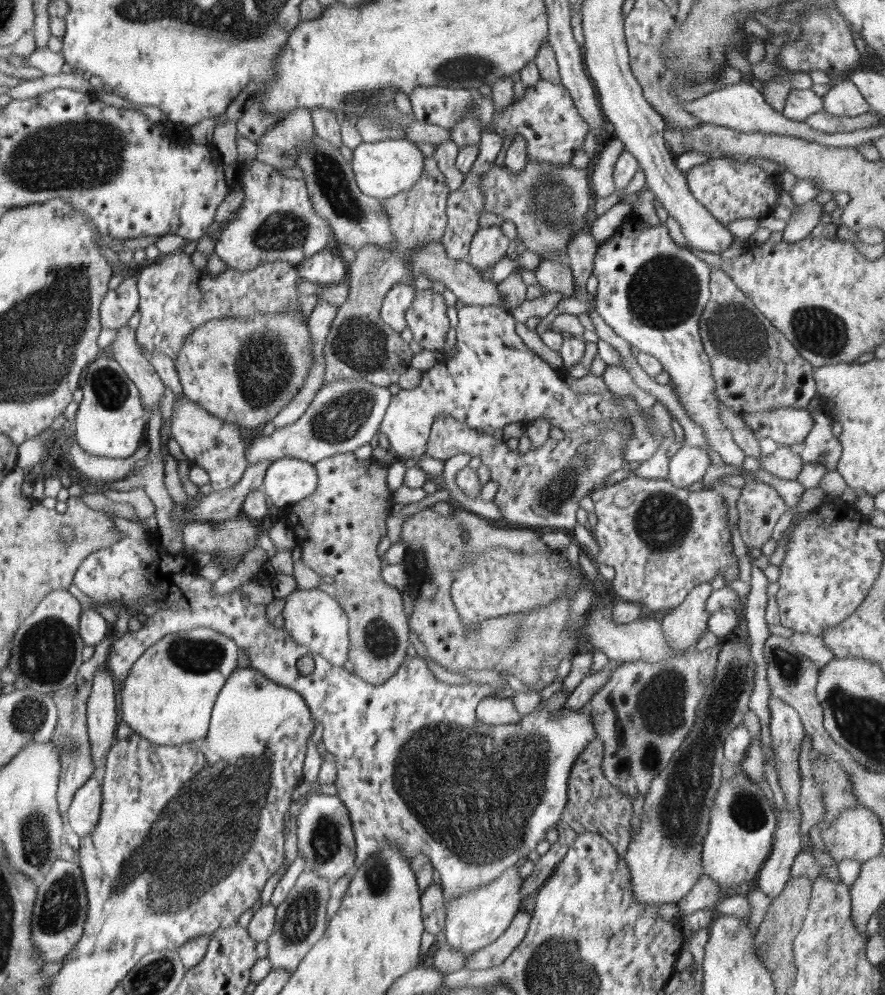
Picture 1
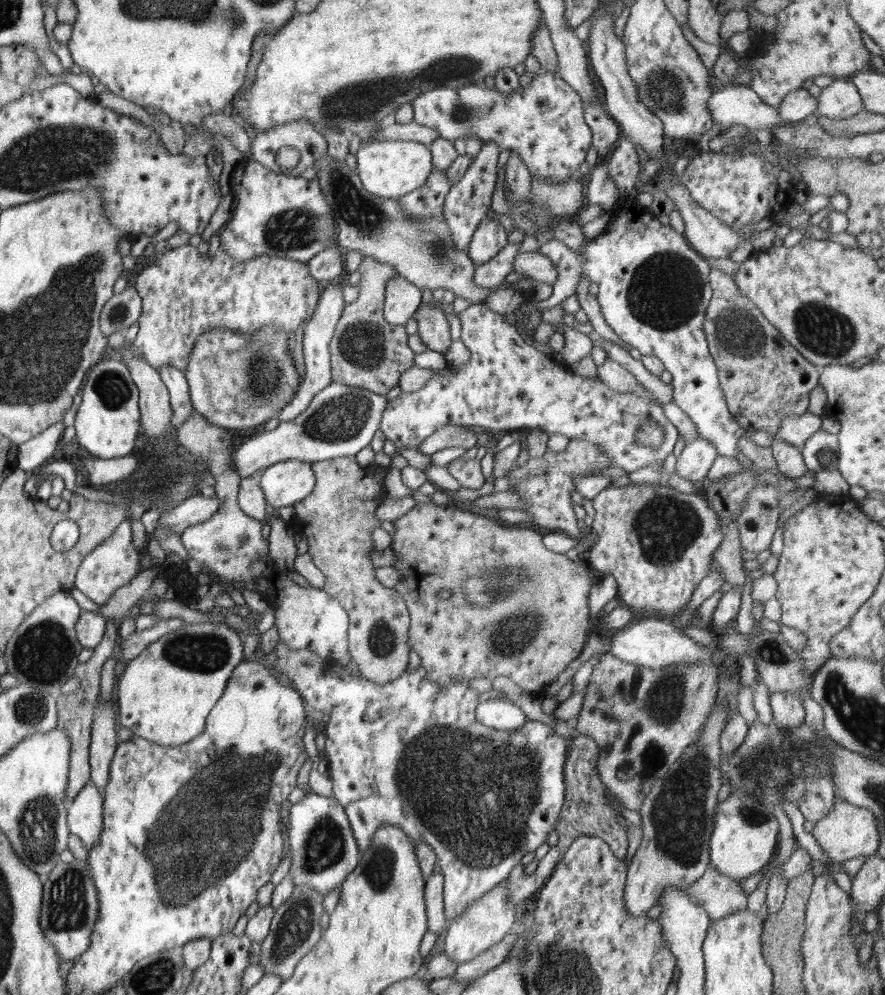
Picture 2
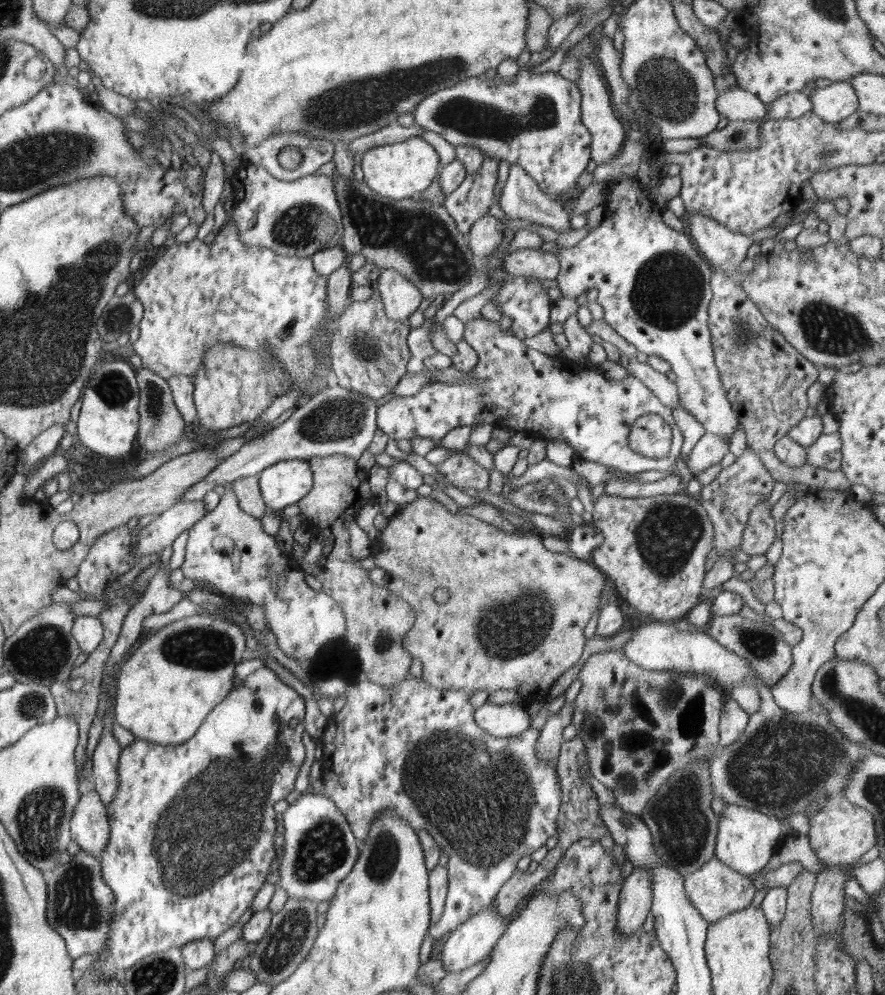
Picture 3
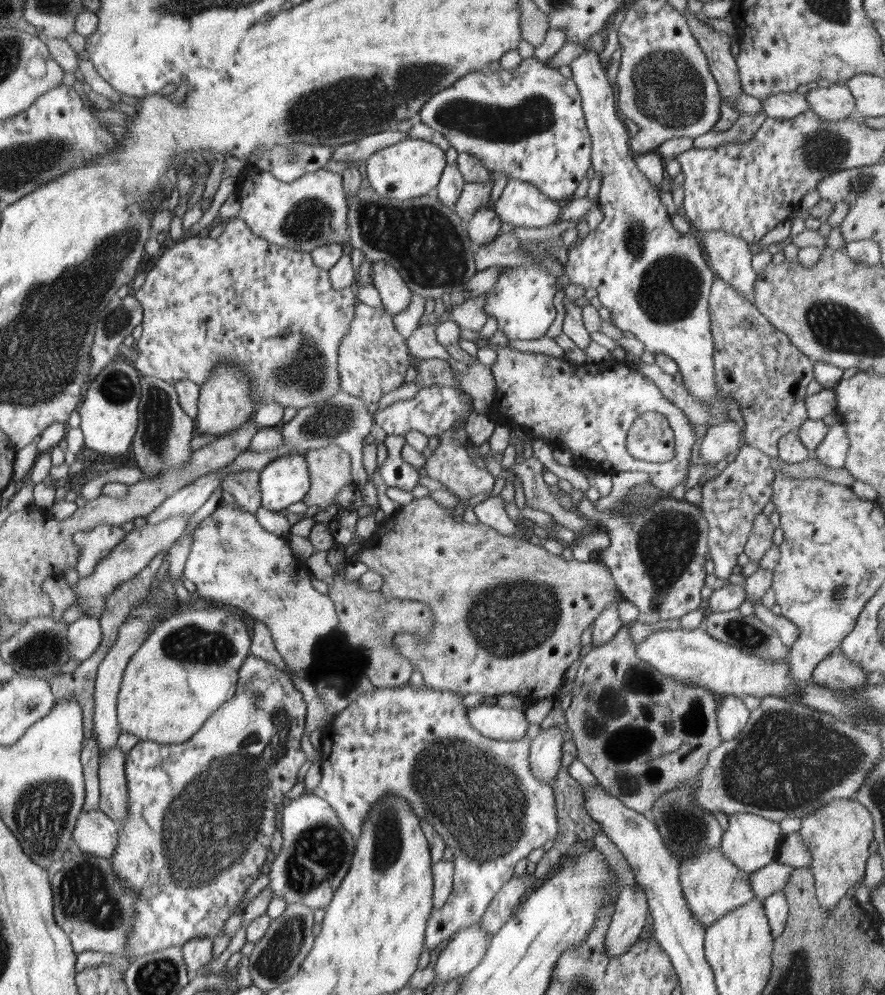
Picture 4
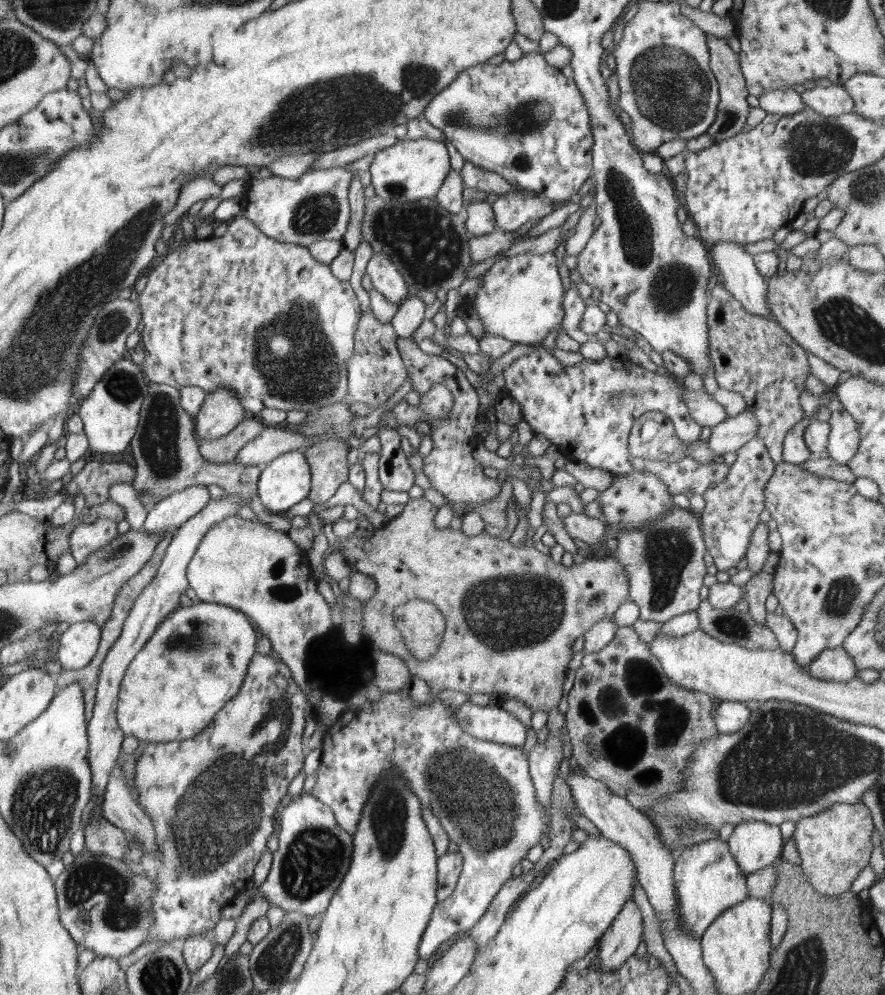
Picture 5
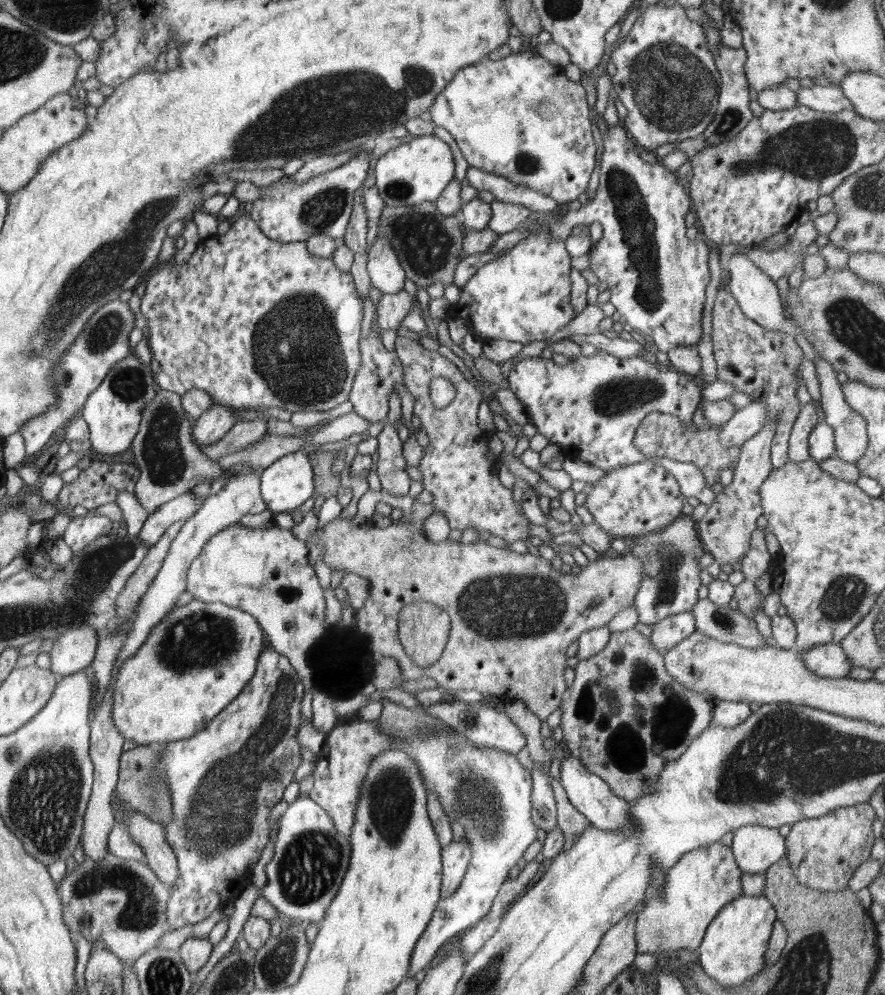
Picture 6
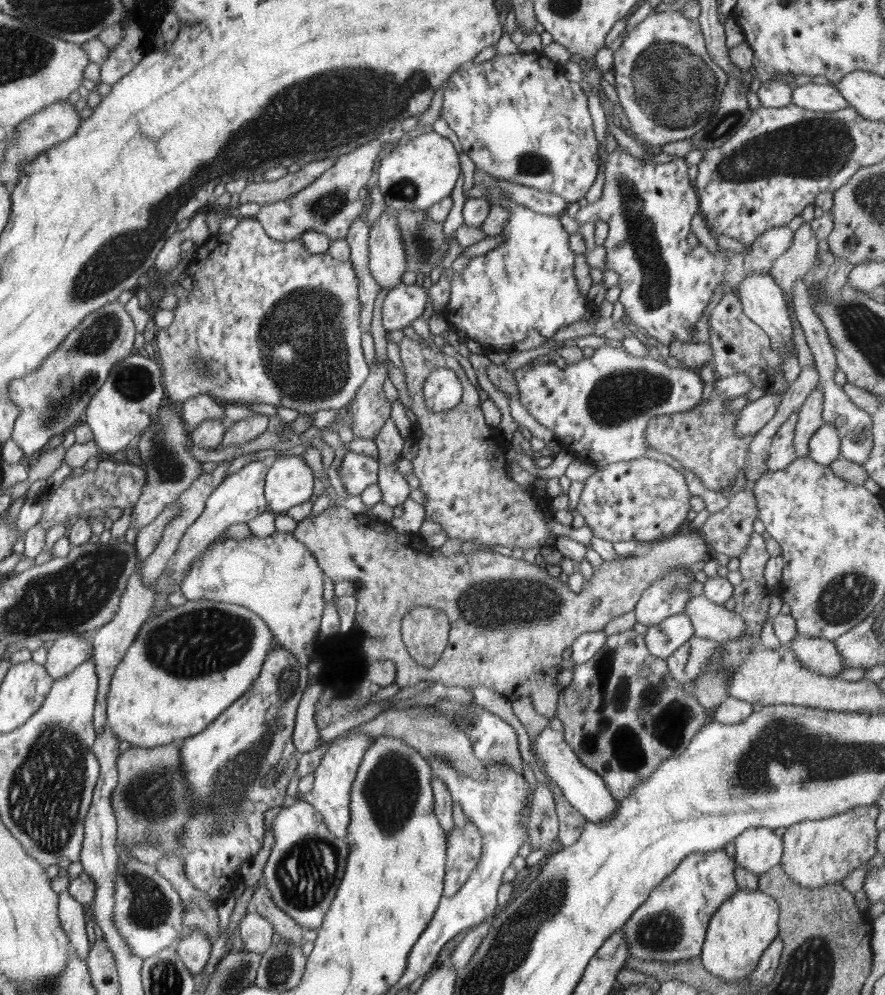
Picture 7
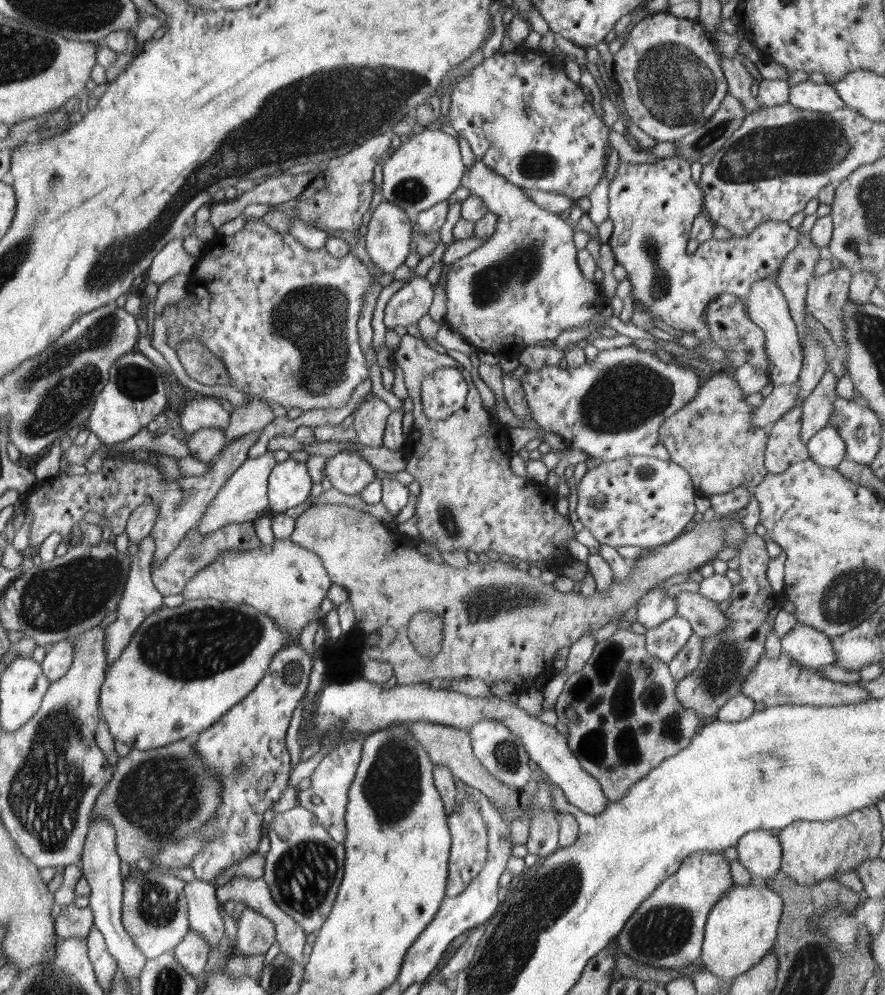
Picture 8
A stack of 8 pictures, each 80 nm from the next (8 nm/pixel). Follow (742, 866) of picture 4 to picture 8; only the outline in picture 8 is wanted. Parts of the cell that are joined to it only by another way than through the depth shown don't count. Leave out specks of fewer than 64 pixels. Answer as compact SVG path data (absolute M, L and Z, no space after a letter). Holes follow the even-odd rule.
M759 829L744 834L735 847L737 859L756 881L774 879L781 870L782 848L772 832Z

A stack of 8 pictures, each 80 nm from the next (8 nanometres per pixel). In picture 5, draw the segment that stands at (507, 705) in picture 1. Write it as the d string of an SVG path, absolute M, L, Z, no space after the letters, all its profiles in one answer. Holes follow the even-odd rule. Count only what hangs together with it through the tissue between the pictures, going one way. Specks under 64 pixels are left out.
M466 701L456 708L455 716L459 725L478 740L510 746L523 746L526 740L526 727L496 702L480 706Z

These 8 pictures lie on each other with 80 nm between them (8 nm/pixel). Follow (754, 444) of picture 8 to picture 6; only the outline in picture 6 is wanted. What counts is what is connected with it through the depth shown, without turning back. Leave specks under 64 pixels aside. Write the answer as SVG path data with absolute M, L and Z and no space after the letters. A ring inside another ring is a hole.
M650 413L640 423L636 429L634 444L645 454L649 459L658 461L664 459L674 460L680 463L692 463L704 473L706 477L705 483L709 487L720 487L720 472L724 469L732 470L732 462L738 462L741 446L730 445L725 447L721 445L721 429L723 425L708 423L708 428L695 426L687 429L683 422L674 415L664 413Z

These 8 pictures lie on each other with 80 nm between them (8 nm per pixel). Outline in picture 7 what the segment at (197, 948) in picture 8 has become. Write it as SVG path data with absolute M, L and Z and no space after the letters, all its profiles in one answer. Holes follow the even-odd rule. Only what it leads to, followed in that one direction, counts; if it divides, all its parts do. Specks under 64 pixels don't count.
M192 930L185 934L175 949L183 965L193 975L197 975L206 968L212 947L212 940L203 931Z

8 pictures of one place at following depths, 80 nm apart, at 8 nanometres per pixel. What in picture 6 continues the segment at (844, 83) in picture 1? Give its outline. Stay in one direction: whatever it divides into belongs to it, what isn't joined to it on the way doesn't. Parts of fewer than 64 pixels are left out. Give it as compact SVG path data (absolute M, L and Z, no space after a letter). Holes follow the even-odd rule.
M840 84L800 87L796 93L798 104L807 106L816 112L836 114L841 110L852 108L852 104L844 96Z

